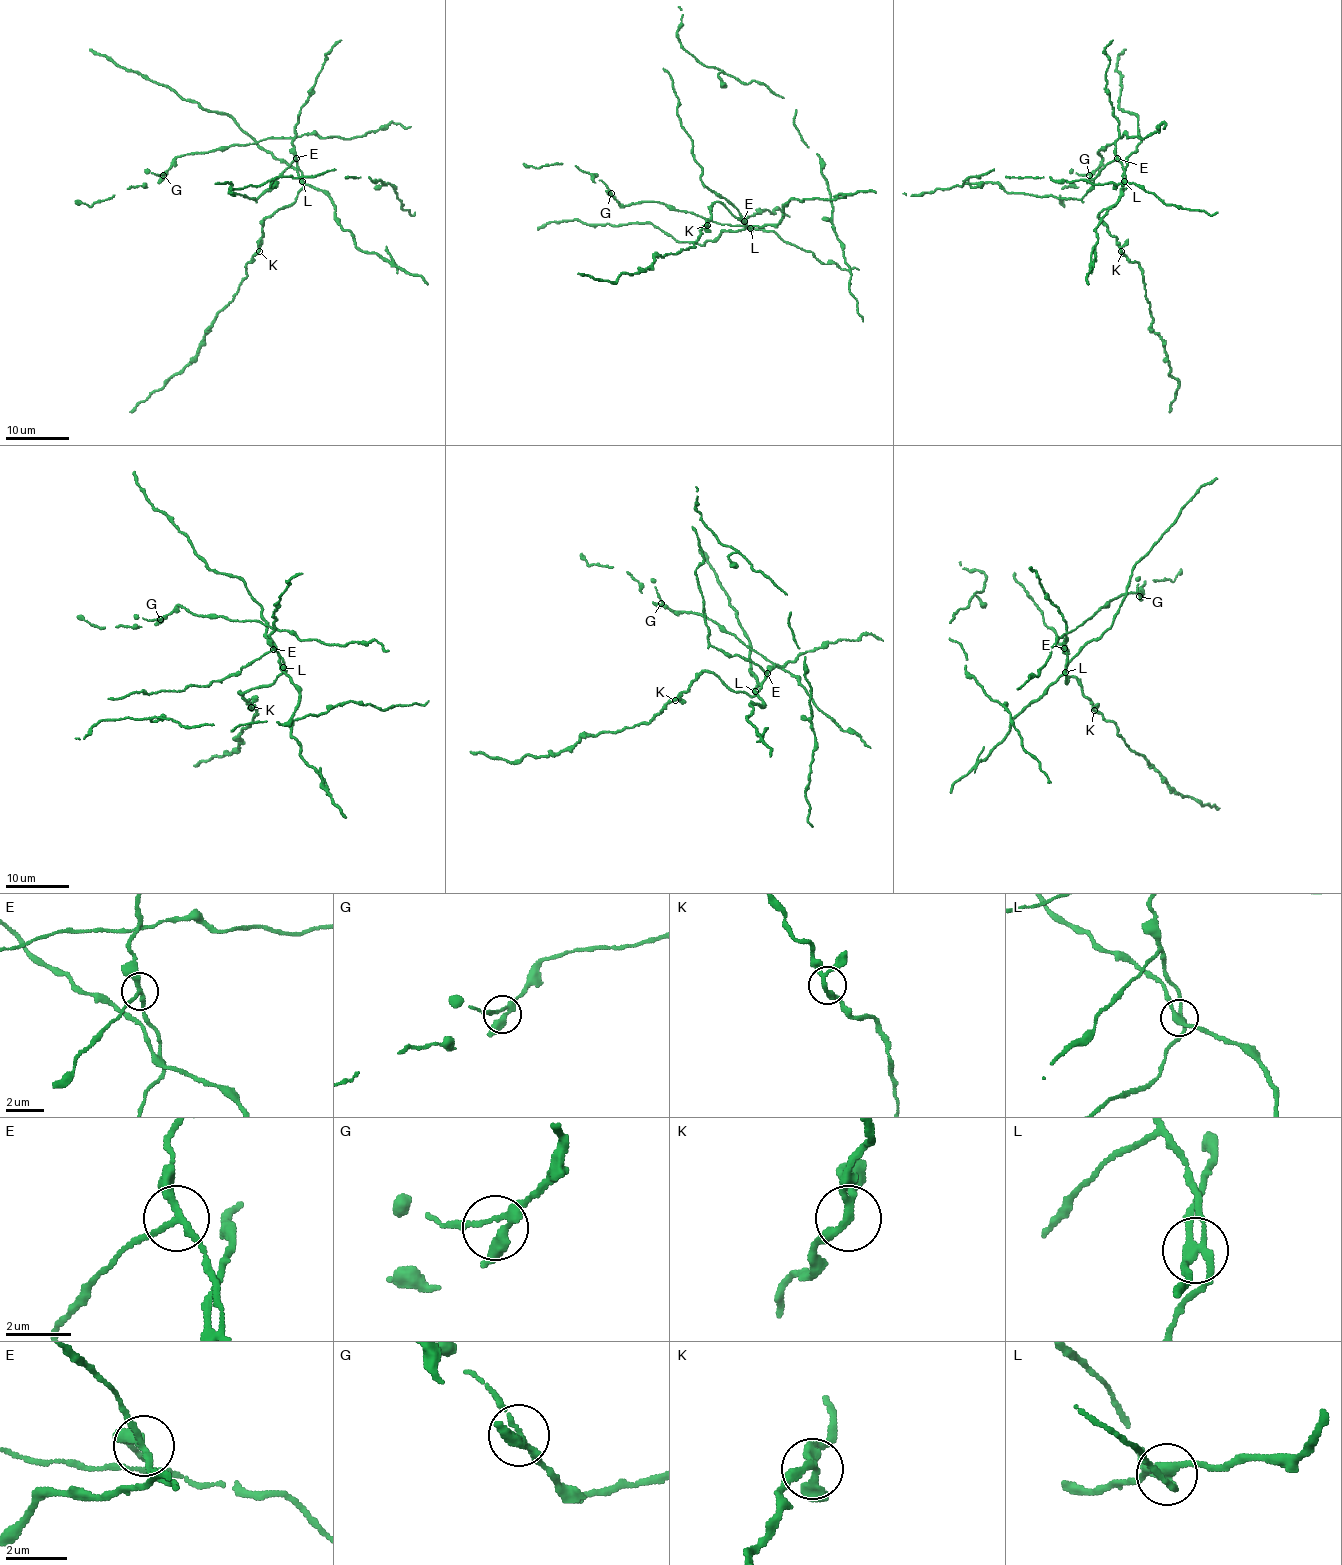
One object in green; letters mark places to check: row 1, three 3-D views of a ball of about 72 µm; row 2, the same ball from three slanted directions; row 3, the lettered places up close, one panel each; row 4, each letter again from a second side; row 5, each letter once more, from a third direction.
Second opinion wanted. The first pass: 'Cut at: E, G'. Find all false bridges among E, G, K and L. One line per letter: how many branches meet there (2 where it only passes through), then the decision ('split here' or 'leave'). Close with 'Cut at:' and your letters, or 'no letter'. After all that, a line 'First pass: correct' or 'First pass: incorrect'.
E: 3 branches meet; split here
G: 3 branches meet; leave
K: 3 branches meet; leave
L: 4 branches meet; split here
Cut at: E, L
First pass: incorrect

